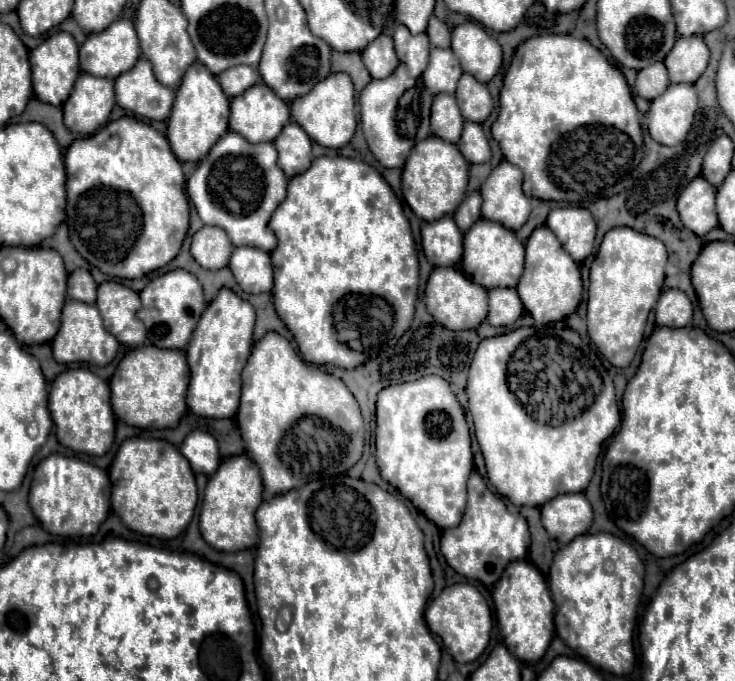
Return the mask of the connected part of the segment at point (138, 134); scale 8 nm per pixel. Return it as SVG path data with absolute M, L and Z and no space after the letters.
M120 118L88 138L76 140L66 150L66 224L76 250L100 272L114 278L142 278L176 258L190 226L190 206L186 198L186 180L180 162L170 150L166 136L146 122Z

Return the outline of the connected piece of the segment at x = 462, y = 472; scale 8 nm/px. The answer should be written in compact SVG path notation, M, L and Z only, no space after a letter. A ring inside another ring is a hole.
M424 376L414 382L388 386L378 392L376 400L376 462L382 478L392 484L404 498L424 512L440 528L460 524L466 508L466 482L474 470L470 450L470 430L462 406L450 384L440 376Z

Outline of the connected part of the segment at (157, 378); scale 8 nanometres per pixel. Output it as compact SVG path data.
M140 346L128 352L112 380L112 410L116 418L136 428L176 428L186 412L186 390L190 382L190 368L182 350L162 350L156 346Z

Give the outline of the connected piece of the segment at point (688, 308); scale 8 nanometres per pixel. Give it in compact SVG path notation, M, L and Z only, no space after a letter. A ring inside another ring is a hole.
M666 290L662 292L656 304L656 324L682 328L692 320L692 302L682 290Z

